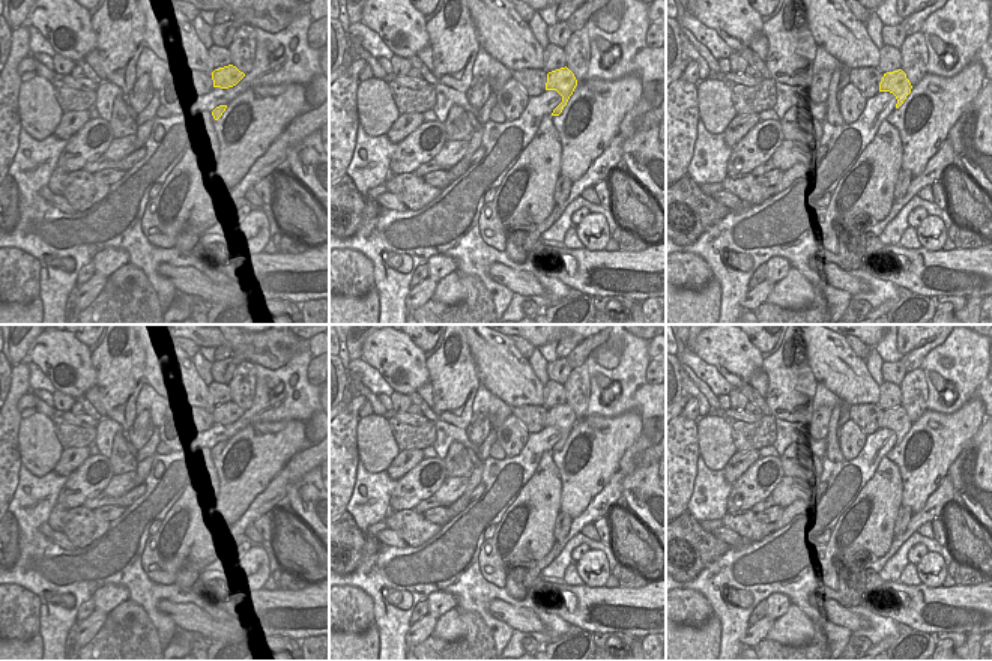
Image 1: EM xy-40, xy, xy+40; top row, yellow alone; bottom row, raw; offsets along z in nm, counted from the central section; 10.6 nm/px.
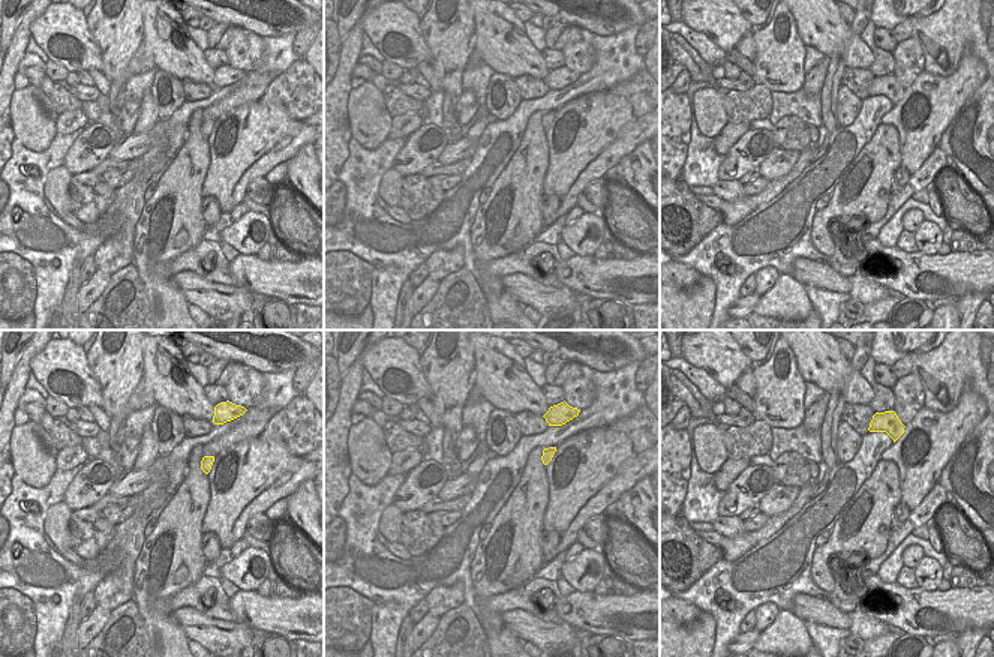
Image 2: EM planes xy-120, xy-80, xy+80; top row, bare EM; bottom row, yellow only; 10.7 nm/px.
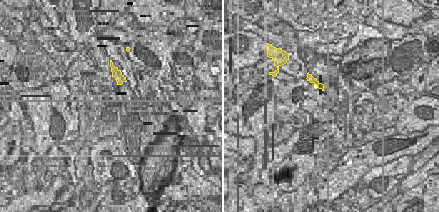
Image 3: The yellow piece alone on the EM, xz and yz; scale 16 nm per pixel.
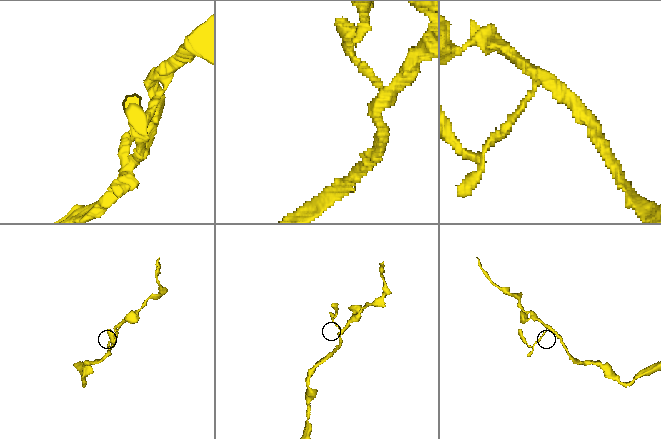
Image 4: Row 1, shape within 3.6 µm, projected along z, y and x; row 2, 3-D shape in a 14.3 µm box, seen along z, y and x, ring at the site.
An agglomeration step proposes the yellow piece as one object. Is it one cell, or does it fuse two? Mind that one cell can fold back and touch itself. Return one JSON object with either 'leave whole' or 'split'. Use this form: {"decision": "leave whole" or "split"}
{"decision": "split"}

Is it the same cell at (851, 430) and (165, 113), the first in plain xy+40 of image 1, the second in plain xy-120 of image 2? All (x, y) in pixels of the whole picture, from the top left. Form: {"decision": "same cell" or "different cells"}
{"decision": "same cell"}

